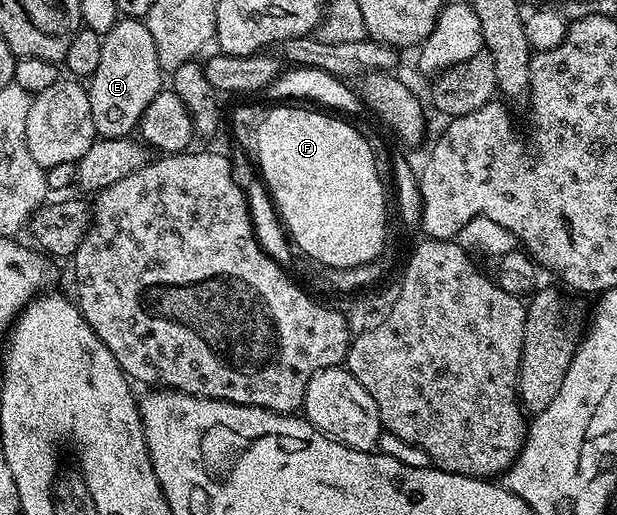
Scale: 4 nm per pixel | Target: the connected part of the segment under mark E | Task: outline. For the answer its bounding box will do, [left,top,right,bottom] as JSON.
[85,18,165,138]

